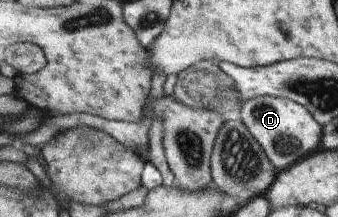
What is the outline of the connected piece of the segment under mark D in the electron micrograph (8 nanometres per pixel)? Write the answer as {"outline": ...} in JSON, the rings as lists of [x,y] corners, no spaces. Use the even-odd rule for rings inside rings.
{"outline":[[[257,96],[245,100],[240,107],[240,120],[277,171],[284,170],[307,155],[320,150],[322,126],[304,107],[293,100],[271,96]]]}

